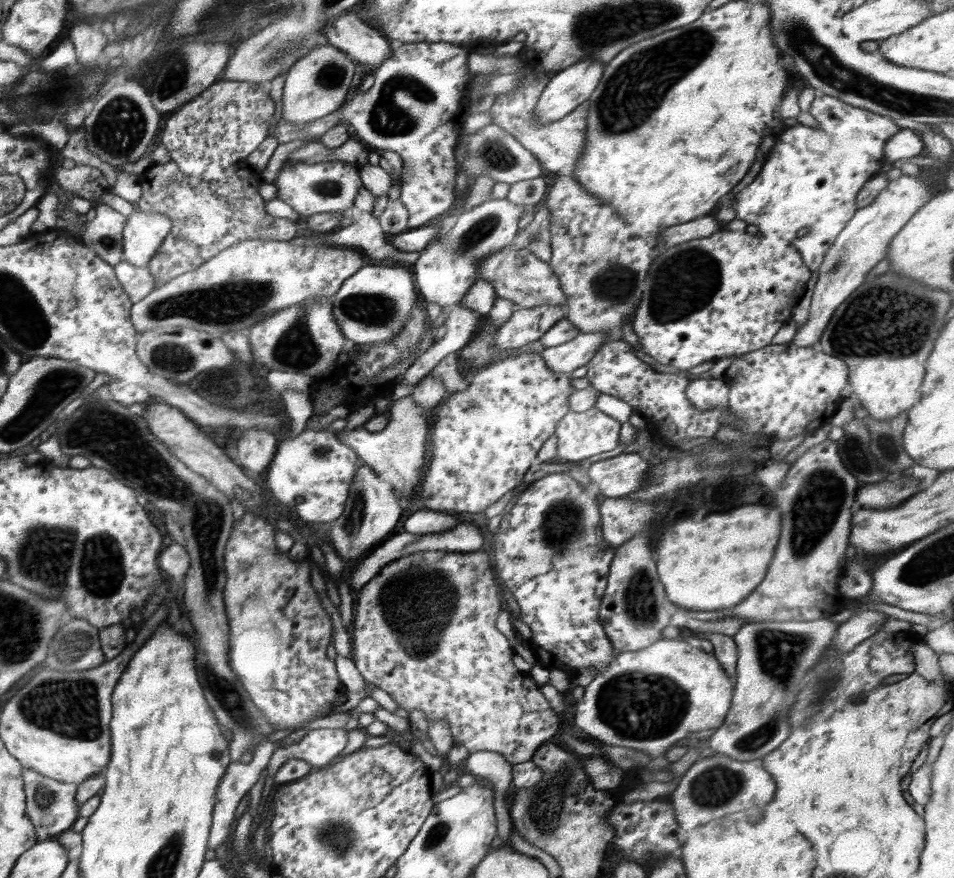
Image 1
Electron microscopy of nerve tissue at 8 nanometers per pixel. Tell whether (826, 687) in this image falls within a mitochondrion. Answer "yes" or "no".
yes

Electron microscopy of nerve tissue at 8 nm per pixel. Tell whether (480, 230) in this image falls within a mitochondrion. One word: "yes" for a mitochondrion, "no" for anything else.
yes

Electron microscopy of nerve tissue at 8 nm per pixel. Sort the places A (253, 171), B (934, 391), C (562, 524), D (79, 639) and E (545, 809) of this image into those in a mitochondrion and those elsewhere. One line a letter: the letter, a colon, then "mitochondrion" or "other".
A: other
B: other
C: mitochondrion
D: mitochondrion
E: mitochondrion

